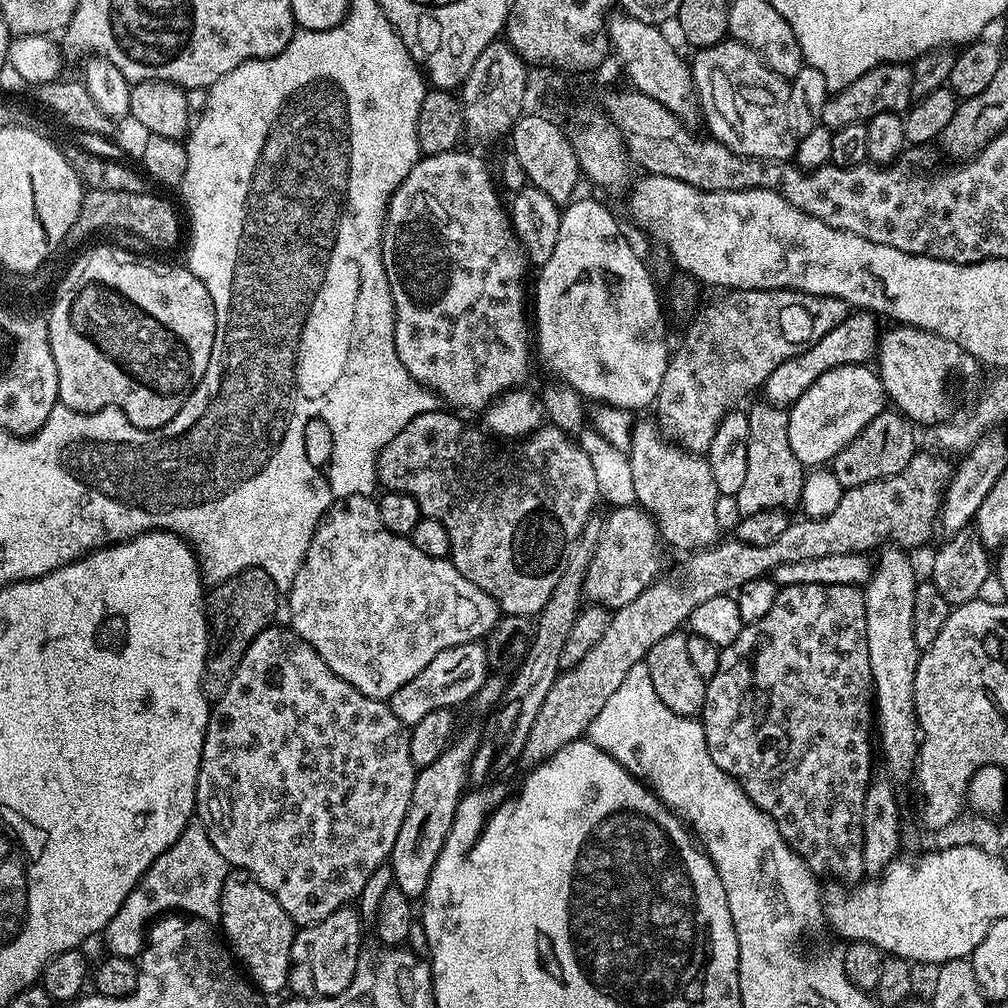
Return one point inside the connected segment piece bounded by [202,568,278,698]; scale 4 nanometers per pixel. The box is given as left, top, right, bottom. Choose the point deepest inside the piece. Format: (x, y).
(249, 597)

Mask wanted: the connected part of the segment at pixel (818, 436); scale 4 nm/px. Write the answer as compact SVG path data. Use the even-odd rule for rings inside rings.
M842 365L828 372L791 403L787 418L788 445L805 467L827 465L888 404L879 375L867 365Z

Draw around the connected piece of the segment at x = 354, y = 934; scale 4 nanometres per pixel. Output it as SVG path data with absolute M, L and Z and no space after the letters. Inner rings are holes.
M355 907L340 908L322 922L301 927L292 943L292 965L288 971L288 988L297 997L327 997L342 994L358 966L361 948L362 916Z

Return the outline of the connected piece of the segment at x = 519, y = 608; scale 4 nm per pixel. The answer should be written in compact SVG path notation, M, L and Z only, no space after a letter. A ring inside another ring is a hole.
M448 410L423 412L415 416L406 427L398 430L398 434L394 434L394 438L390 438L390 442L386 442L384 448L380 449L376 457L376 479L381 489L410 494L410 498L418 502L421 516L429 516L442 522L442 526L446 526L446 534L450 534L452 547L450 559L454 567L466 578L470 578L470 582L491 593L507 615L527 618L540 611L547 604L548 599L553 599L558 582L568 565L568 559L572 556L572 550L576 547L577 540L584 535L584 527L590 523L591 516L588 515L591 514L592 507L598 504L600 494L598 482L594 479L594 466L590 466L590 458L586 458L579 445L570 439L569 433L555 428L550 423L537 427L523 438L509 442L507 439L489 434L483 427L475 428L474 425L467 424L459 418L464 419Z

